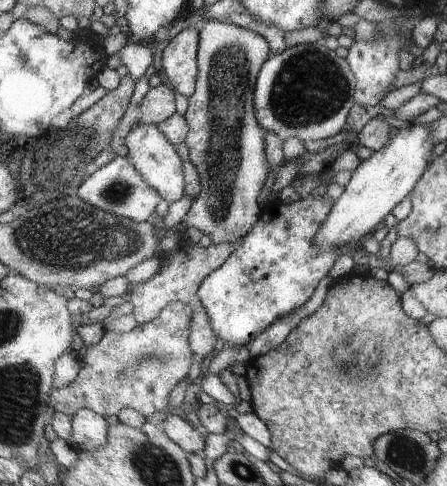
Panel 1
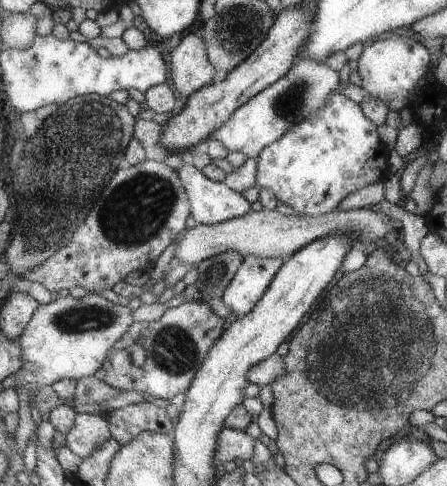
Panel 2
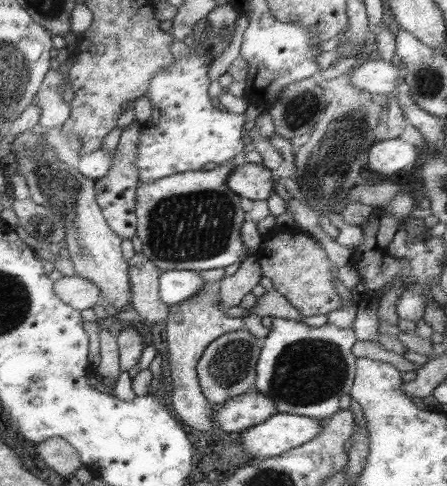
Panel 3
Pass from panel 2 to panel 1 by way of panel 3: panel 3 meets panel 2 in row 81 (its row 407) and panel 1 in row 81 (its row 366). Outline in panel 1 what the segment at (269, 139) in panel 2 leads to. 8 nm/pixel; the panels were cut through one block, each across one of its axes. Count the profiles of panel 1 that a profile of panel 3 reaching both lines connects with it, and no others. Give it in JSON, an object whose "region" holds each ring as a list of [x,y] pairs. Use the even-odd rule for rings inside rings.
{"region":[[[319,40],[317,44],[303,44],[289,48],[287,52],[279,56],[271,56],[265,68],[261,70],[259,84],[257,84],[257,118],[265,132],[275,132],[281,140],[301,138],[301,140],[325,140],[333,138],[345,128],[349,110],[357,104],[357,76],[349,64],[347,58],[341,58],[335,50],[329,50],[325,46],[325,40]]]}

